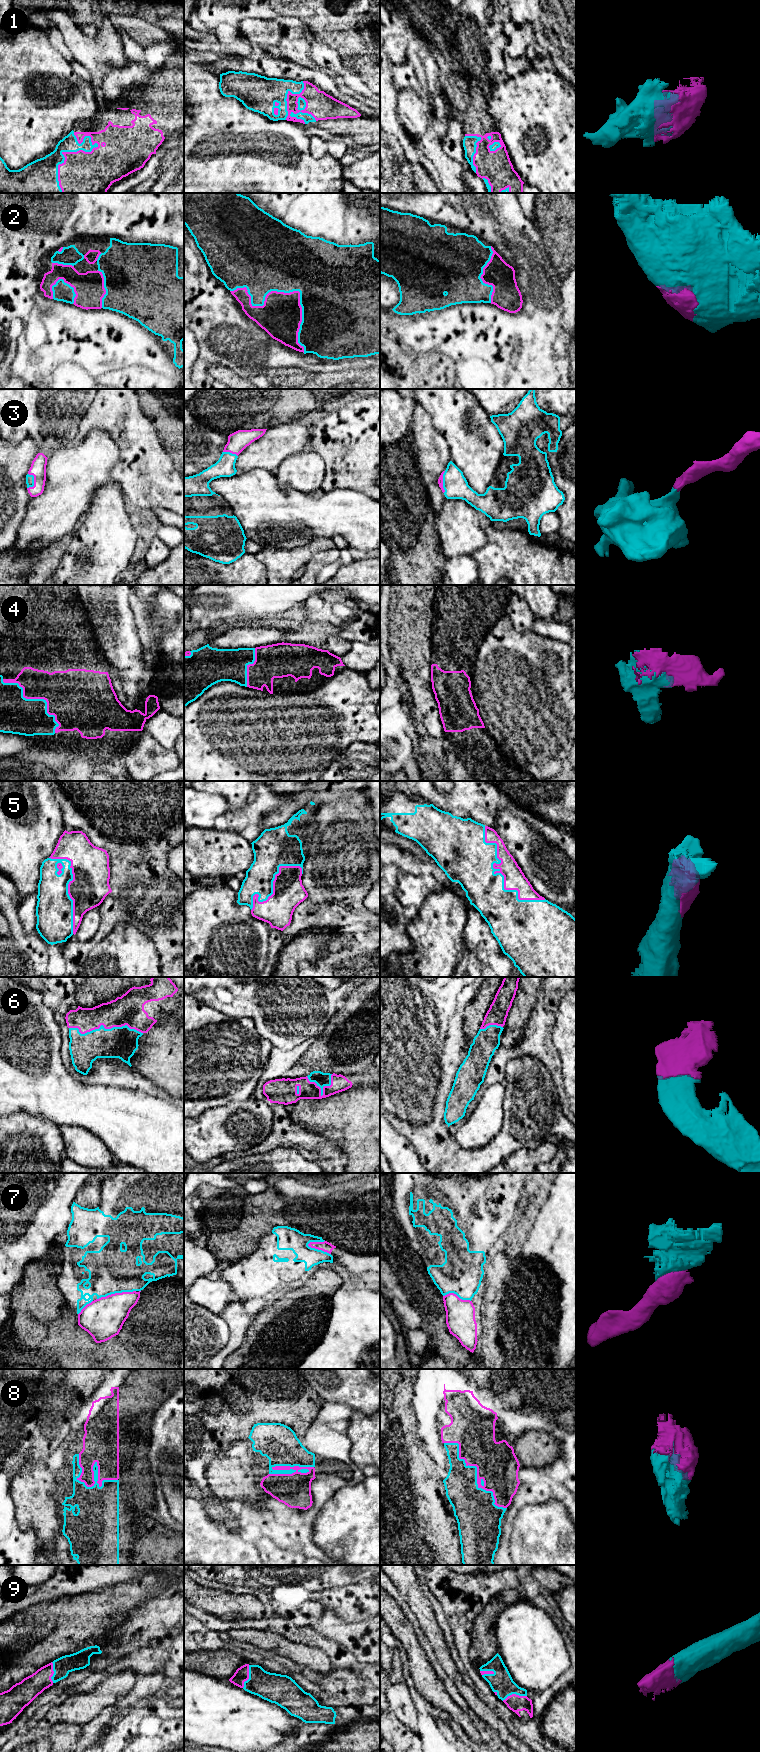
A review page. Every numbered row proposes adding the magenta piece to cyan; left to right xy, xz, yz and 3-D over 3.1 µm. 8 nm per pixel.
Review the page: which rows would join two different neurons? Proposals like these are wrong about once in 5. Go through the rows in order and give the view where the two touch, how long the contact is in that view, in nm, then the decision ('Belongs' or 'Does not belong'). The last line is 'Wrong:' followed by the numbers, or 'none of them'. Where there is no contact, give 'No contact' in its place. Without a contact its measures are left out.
1: Touches cyan in xz. Shared border 340 nm. Belongs
2: Touches cyan in xz. Shared border 800 nm. Belongs
3: Touches cyan in xy. Shared border 130 nm. Belongs
4: Touches cyan in xy. Shared border 600 nm. Belongs
5: Touches cyan in yz. Shared border 750 nm. Belongs
6: Touches cyan in xy. Shared border 600 nm. Belongs
7: Touches cyan in xz. Shared border 200 nm. Does not belong
8: Touches cyan in yz. Shared border 750 nm. Belongs
9: Touches cyan in yz. Shared border 200 nm. Belongs
Wrong: 7

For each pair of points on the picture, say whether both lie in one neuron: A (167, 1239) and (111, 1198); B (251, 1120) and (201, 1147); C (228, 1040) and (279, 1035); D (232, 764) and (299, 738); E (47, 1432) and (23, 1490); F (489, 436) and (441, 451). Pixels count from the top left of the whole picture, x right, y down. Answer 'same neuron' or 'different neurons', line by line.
A: same neuron
B: same neuron
C: different neurons
D: same neuron
E: different neurons
F: different neurons

